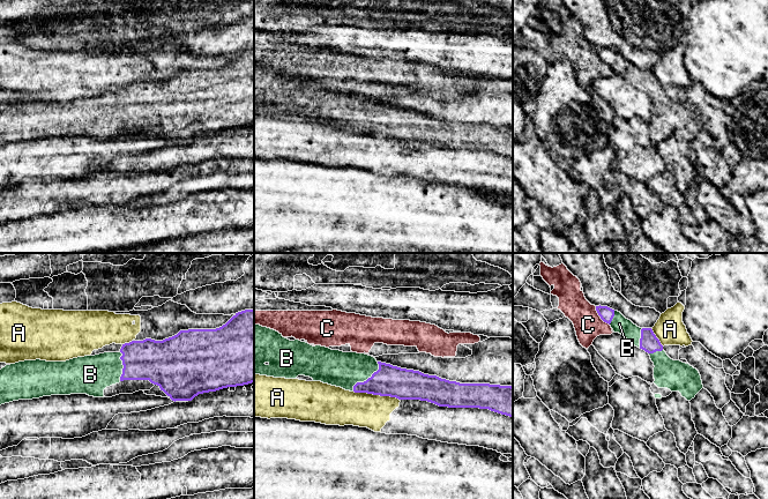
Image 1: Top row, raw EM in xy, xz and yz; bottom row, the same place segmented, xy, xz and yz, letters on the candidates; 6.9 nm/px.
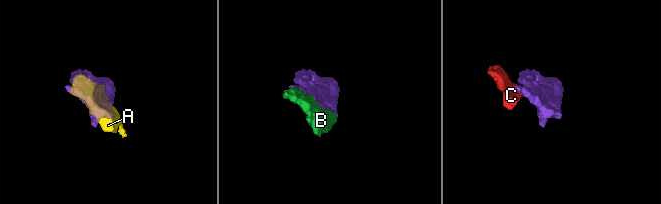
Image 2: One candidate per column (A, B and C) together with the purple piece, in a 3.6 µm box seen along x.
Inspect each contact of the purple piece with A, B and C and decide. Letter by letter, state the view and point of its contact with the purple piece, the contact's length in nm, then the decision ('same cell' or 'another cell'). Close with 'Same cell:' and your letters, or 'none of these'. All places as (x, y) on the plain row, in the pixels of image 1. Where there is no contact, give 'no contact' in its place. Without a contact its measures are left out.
A: meets purple in xz at (377, 135); contact 320 nm long; another cell
B: meets purple in xz at (367, 120); contact 280 nm long; same cell
C: meets purple in yz at (599, 57); contact 170 nm long; another cell
Same cell: B

